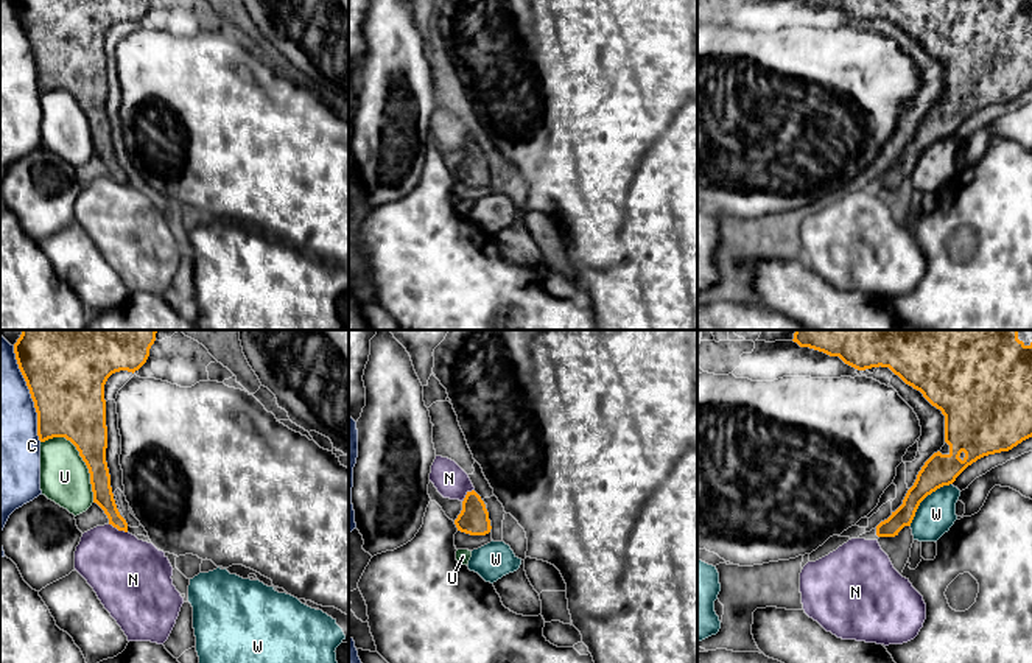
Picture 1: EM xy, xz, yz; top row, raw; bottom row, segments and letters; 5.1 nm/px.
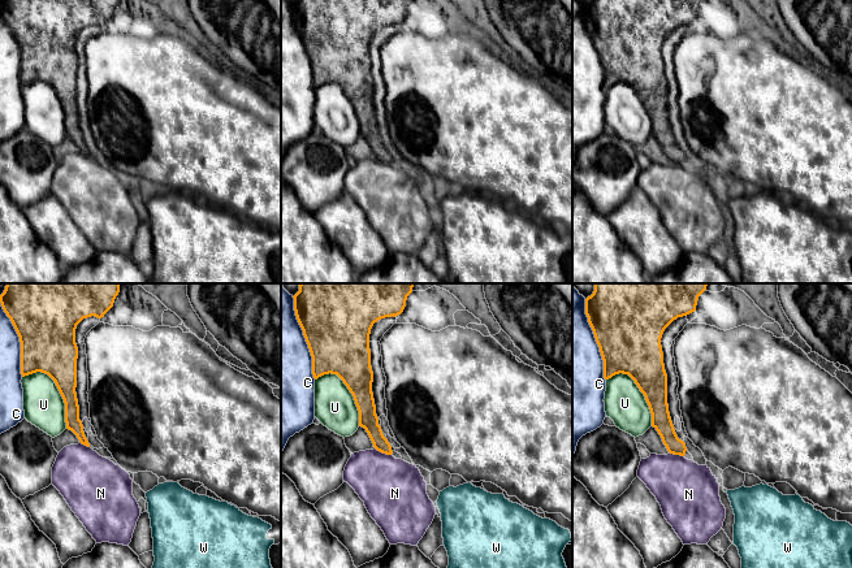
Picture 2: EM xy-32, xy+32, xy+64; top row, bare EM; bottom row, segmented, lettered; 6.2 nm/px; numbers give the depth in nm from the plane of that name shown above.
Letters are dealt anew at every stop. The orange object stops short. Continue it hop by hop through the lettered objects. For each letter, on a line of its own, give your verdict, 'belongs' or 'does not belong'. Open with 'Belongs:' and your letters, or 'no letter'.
Belongs: no letter
C: does not belong
N: does not belong
U: does not belong
W: does not belong

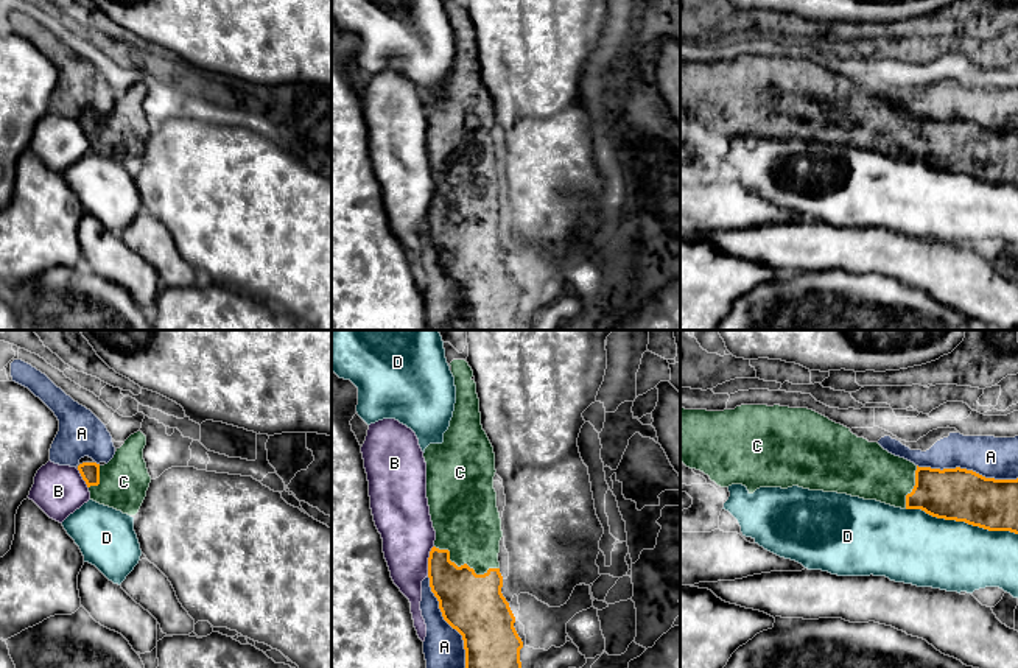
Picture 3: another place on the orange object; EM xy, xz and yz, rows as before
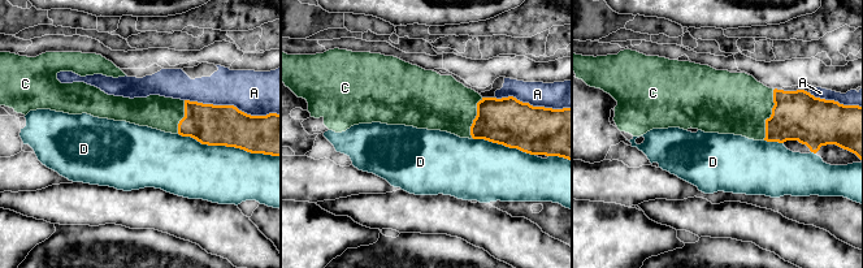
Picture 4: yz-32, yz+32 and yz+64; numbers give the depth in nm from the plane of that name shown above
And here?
Belongs: C
A: does not belong
B: does not belong
C: belongs
D: does not belong

